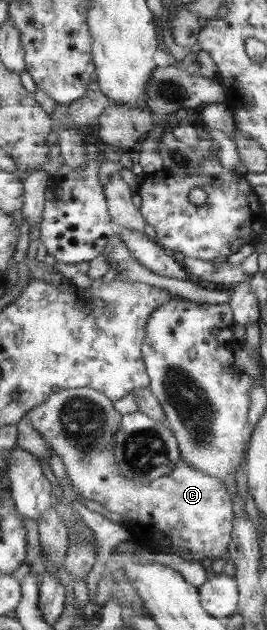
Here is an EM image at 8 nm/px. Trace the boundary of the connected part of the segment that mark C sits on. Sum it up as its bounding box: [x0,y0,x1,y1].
[27,386,235,562]

